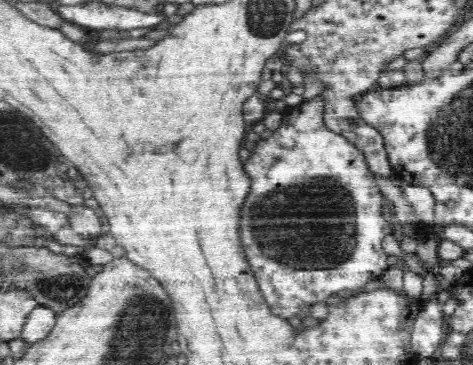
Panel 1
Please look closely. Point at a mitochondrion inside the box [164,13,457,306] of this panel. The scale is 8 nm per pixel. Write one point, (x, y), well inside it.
(311, 225)

